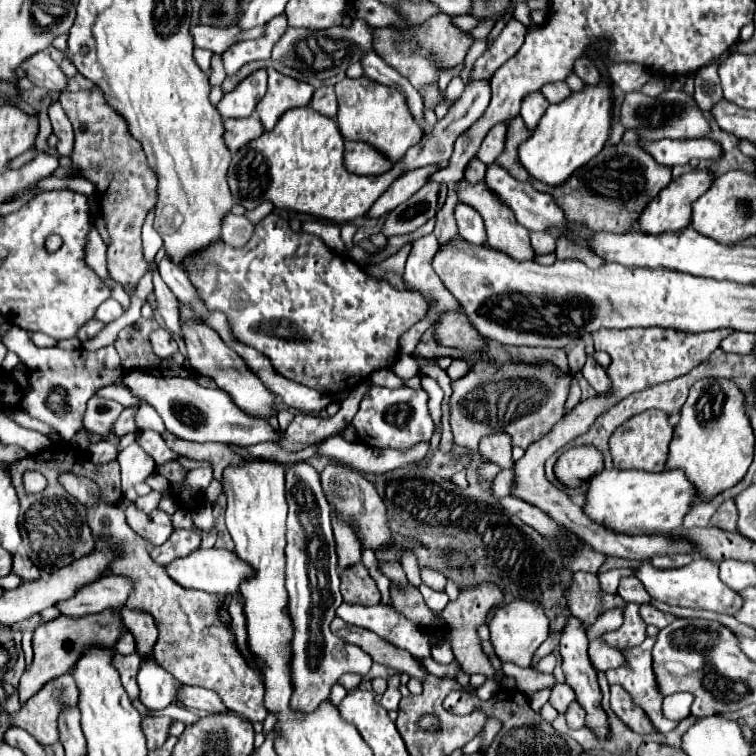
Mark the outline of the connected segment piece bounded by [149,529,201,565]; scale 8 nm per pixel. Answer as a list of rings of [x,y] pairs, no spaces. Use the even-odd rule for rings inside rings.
[[[177,529],[173,531],[173,535],[159,547],[151,549],[151,559],[159,565],[167,565],[169,561],[181,557],[181,555],[189,555],[193,549],[197,549],[201,545],[201,535],[193,533],[193,531],[183,531]]]

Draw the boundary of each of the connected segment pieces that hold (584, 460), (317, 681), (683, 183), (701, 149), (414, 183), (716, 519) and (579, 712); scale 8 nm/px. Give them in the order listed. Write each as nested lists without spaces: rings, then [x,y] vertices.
[[[593,447],[567,449],[555,465],[557,479],[567,487],[579,487],[603,471],[603,455]]]
[[[297,463],[287,471],[287,591],[289,615],[293,619],[293,699],[291,707],[303,713],[315,711],[321,701],[329,697],[331,685],[343,673],[357,673],[365,677],[371,669],[371,659],[357,645],[331,633],[329,623],[335,609],[343,603],[339,591],[339,565],[331,529],[331,507],[323,495],[319,473],[307,465]]]
[[[693,169],[689,173],[683,173],[679,179],[673,179],[669,187],[665,187],[641,213],[635,231],[639,233],[665,233],[665,231],[683,231],[689,227],[691,219],[691,205],[711,187],[713,173],[707,169]]]
[[[657,139],[657,143],[641,143],[641,141],[637,141],[637,145],[643,151],[647,151],[657,163],[669,165],[669,167],[671,165],[685,165],[693,157],[695,159],[713,159],[715,161],[719,157],[719,153],[721,153],[721,147],[711,139]]]
[[[429,165],[429,167],[419,167],[413,171],[407,171],[405,175],[395,179],[393,185],[375,201],[375,205],[371,207],[367,217],[381,217],[387,211],[395,209],[399,203],[407,201],[413,193],[417,193],[429,181],[429,175],[433,175],[433,171],[439,171],[439,169],[441,169],[439,165]]]
[[[729,499],[715,511],[715,515],[711,517],[711,525],[719,527],[723,531],[725,529],[735,531],[735,523],[737,523],[737,509],[735,509],[735,501]]]
[[[577,701],[571,703],[567,713],[565,713],[565,719],[567,719],[567,727],[569,729],[581,729],[585,725],[585,711],[583,711],[583,707]]]

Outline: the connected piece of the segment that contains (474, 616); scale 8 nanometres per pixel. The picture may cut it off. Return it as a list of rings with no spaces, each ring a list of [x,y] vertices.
[[[481,585],[477,589],[469,589],[469,591],[461,591],[459,599],[449,603],[445,609],[443,609],[443,619],[445,619],[445,627],[449,629],[451,633],[451,639],[453,639],[453,653],[457,657],[457,663],[463,667],[463,671],[467,675],[473,675],[473,673],[483,673],[487,679],[495,677],[495,669],[491,667],[487,655],[481,651],[481,645],[479,645],[479,637],[477,637],[477,627],[485,623],[487,619],[487,613],[503,601],[503,595],[501,591],[495,587],[495,585]]]

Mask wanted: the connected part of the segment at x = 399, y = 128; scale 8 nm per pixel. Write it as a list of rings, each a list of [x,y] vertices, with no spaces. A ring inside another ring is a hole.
[[[345,77],[335,85],[337,99],[339,99],[339,113],[337,123],[339,131],[347,135],[349,141],[365,141],[385,153],[391,161],[399,161],[407,149],[421,141],[423,131],[417,127],[417,121],[413,115],[409,115],[409,107],[405,103],[405,95],[397,89],[385,87],[377,81],[371,81],[367,77],[349,79]]]

